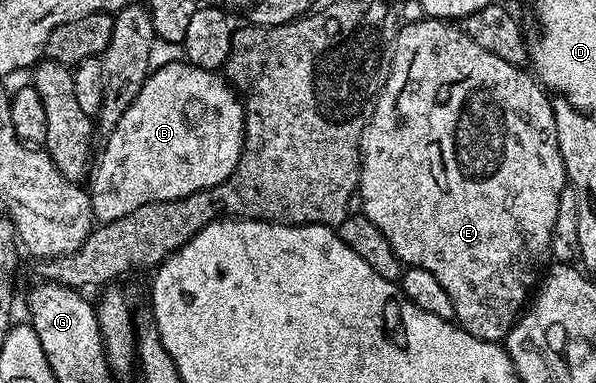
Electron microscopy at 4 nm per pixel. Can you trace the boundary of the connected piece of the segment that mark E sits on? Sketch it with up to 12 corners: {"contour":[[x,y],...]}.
{"contour":[[397,28],[356,195],[502,343],[568,180],[552,99]]}

